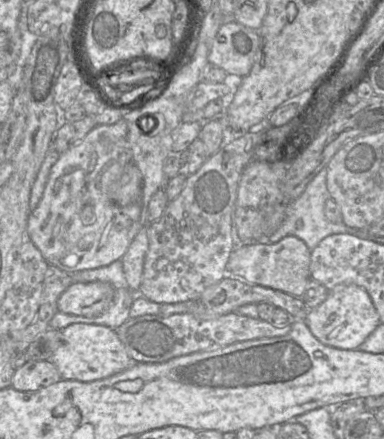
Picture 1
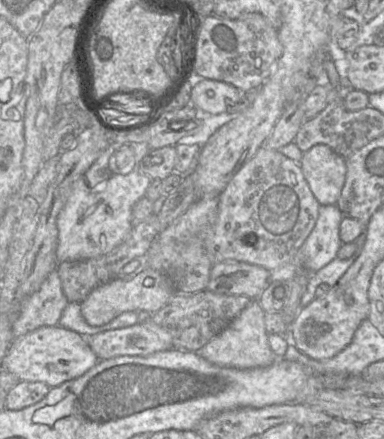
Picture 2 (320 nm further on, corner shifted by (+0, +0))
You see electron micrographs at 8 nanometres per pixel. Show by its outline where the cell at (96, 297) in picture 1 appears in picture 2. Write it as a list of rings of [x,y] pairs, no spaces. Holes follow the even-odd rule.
[[[145,266],[130,280],[115,277],[96,287],[80,303],[81,313],[89,325],[102,326],[127,311],[143,310],[156,313],[169,302],[174,293],[170,281],[164,274]]]

